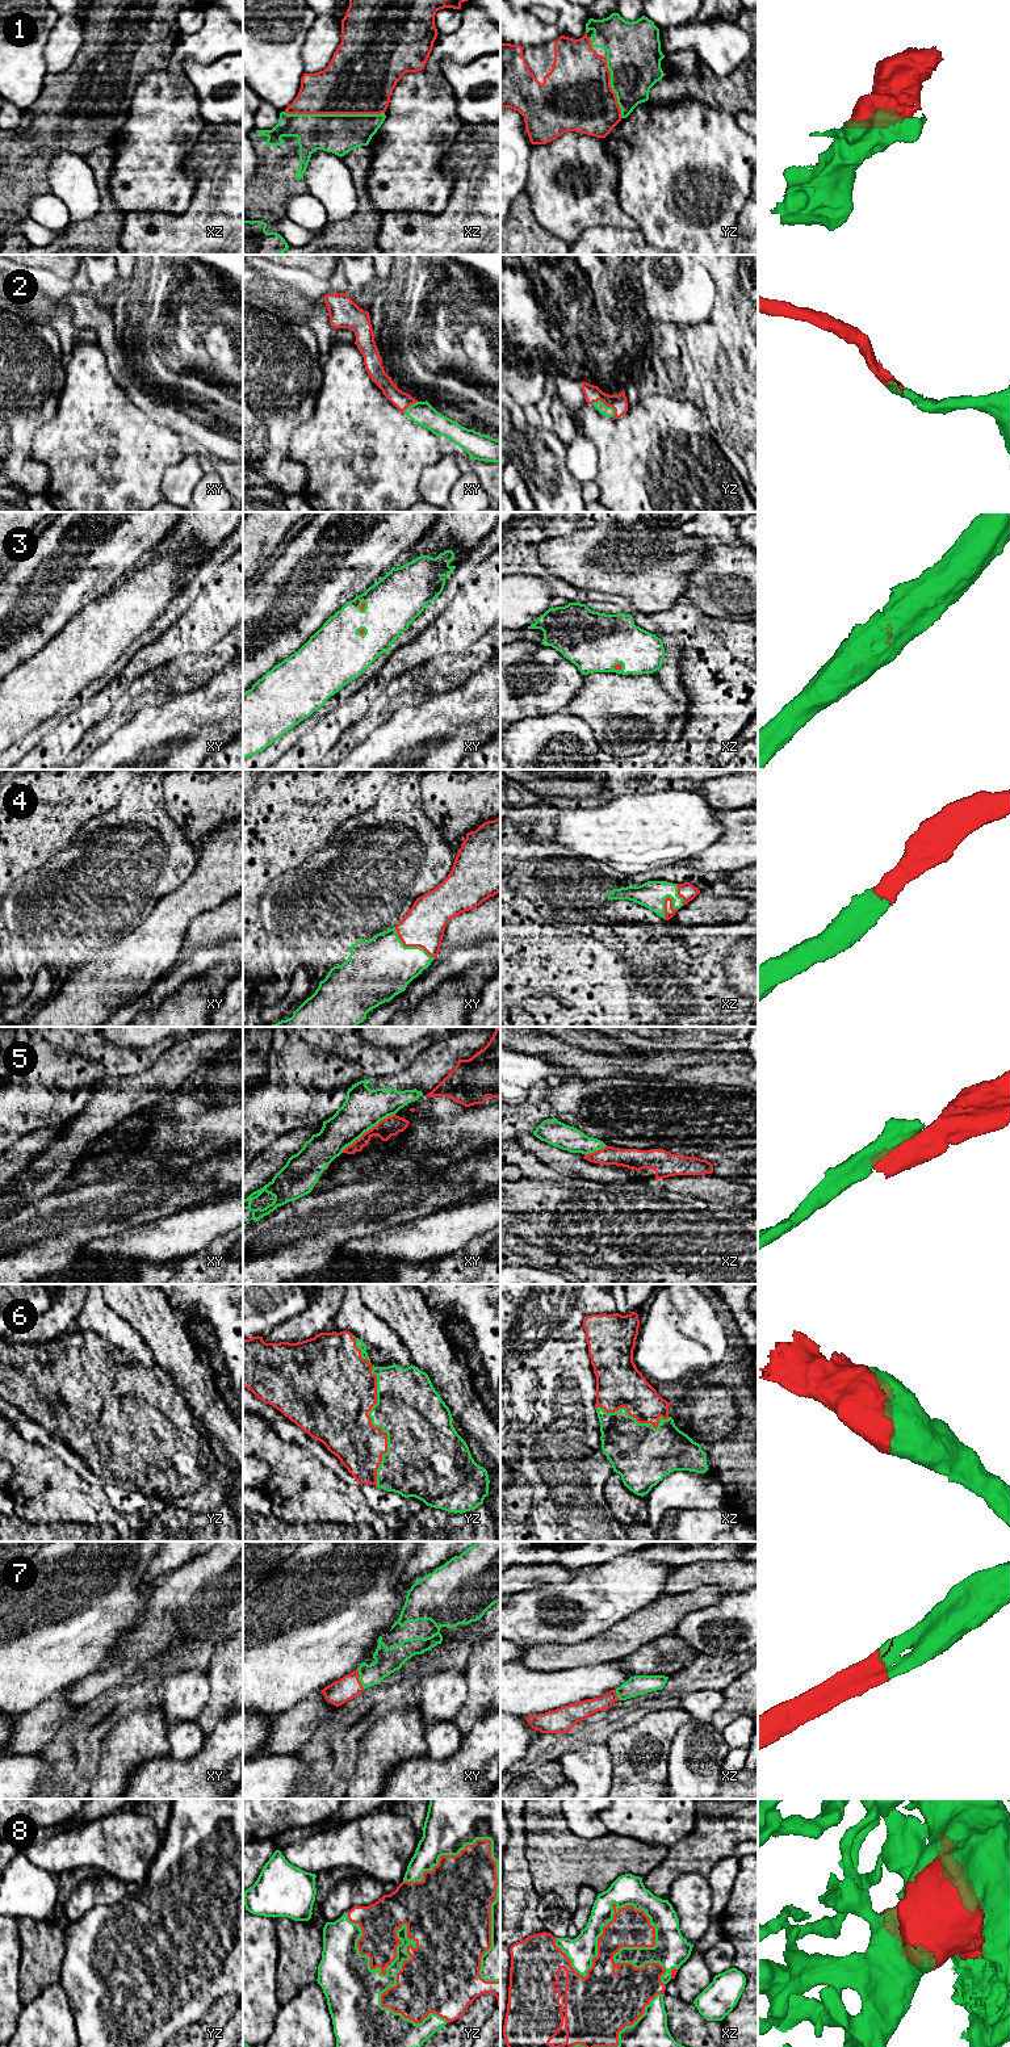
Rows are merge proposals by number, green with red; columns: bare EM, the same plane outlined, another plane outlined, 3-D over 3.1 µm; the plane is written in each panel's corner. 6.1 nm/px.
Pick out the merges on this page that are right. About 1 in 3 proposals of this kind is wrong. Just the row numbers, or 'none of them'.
1, 2, 3, 4, 6, 7, 8

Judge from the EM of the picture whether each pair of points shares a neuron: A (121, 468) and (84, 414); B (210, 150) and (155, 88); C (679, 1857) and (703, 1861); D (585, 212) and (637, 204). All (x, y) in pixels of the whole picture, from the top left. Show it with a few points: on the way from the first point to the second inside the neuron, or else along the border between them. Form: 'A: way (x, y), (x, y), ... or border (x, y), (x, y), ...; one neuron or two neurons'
A: way (120, 453), (114, 445), (93, 428); one neuron
B: border (206, 124), (197, 150), (188, 160), (191, 167); two neurons
C: way (684, 1862), (698, 1863); one neuron
D: border (617, 176), (619, 205), (638, 229); two neurons

